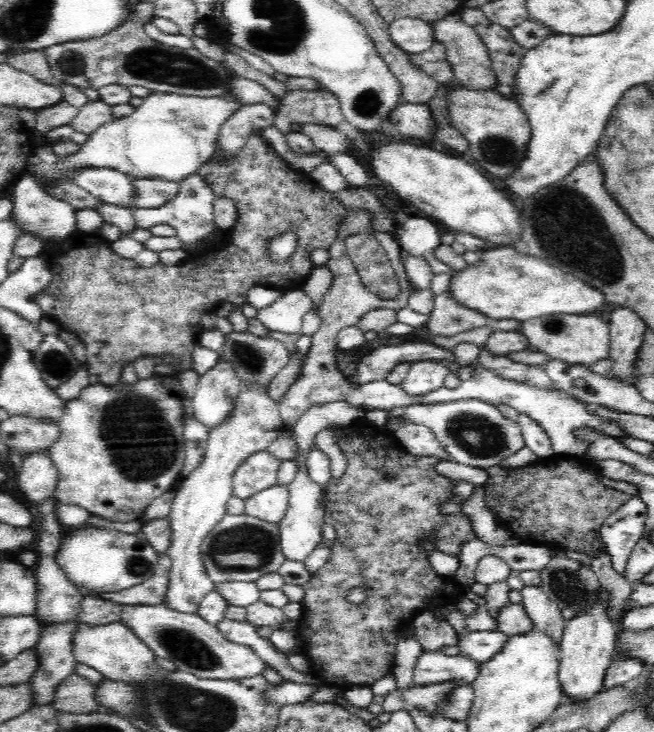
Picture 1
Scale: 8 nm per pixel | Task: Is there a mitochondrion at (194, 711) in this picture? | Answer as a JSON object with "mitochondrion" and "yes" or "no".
{"mitochondrion":"yes"}

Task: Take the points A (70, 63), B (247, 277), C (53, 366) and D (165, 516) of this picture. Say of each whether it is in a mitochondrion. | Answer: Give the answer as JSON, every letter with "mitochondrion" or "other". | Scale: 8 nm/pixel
{"A":"mitochondrion","B":"other","C":"mitochondrion","D":"other"}

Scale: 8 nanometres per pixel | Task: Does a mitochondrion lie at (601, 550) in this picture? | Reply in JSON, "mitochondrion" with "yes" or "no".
{"mitochondrion":"no"}

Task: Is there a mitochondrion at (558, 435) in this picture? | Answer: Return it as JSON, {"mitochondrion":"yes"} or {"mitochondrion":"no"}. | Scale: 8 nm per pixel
{"mitochondrion":"no"}

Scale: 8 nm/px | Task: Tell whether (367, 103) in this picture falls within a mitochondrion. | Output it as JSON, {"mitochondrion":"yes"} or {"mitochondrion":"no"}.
{"mitochondrion":"yes"}

